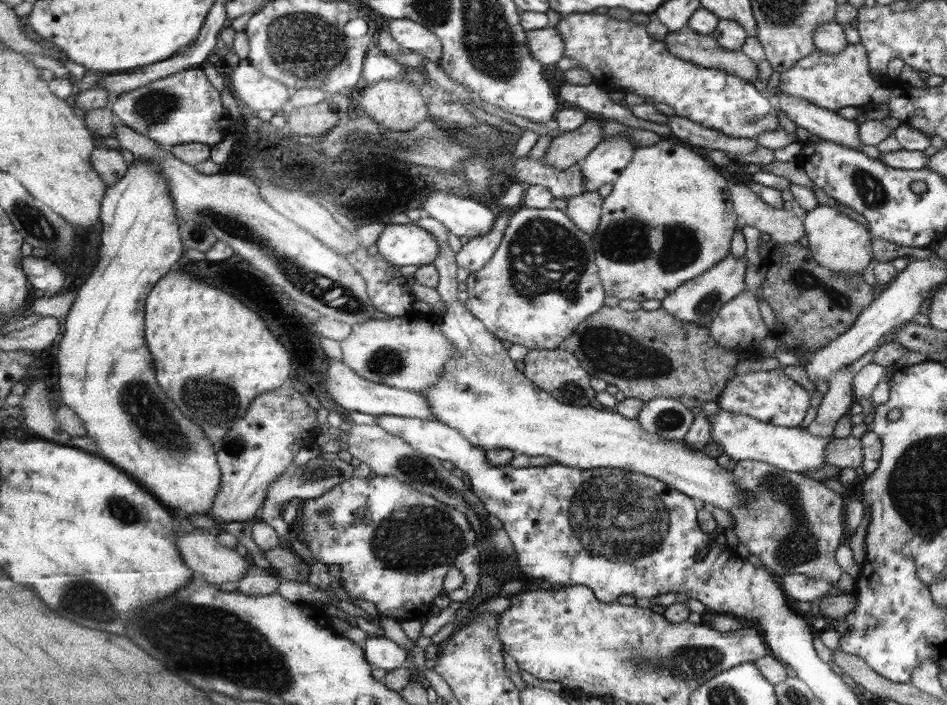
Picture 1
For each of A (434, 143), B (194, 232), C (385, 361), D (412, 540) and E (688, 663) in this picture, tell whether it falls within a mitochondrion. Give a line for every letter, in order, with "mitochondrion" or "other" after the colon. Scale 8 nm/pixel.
A: mitochondrion
B: mitochondrion
C: mitochondrion
D: mitochondrion
E: mitochondrion

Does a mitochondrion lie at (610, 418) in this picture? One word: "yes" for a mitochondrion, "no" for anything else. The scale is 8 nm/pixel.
no

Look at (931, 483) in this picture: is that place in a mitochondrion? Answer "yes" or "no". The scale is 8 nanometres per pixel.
yes

